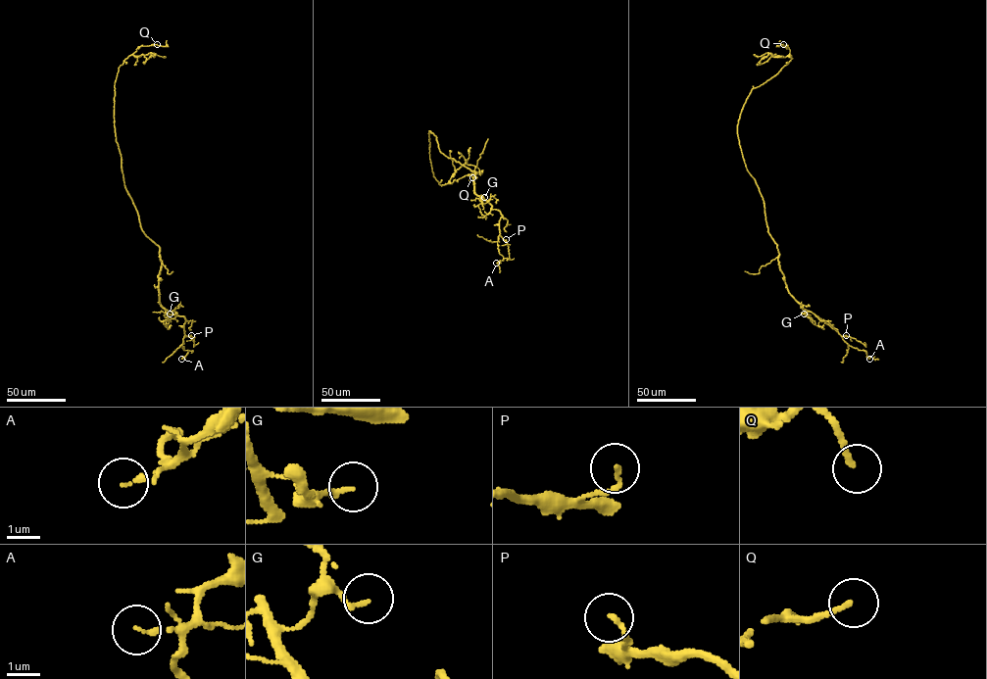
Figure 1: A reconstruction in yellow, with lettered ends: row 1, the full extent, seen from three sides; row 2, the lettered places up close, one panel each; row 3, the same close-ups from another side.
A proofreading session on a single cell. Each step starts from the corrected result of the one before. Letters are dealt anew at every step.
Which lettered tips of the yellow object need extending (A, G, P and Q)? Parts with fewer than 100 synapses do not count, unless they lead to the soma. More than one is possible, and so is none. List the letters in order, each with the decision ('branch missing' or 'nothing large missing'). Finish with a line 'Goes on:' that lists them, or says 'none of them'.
A: nothing large missing
G: nothing large missing
P: nothing large missing
Q: nothing large missing
Goes on: none of them

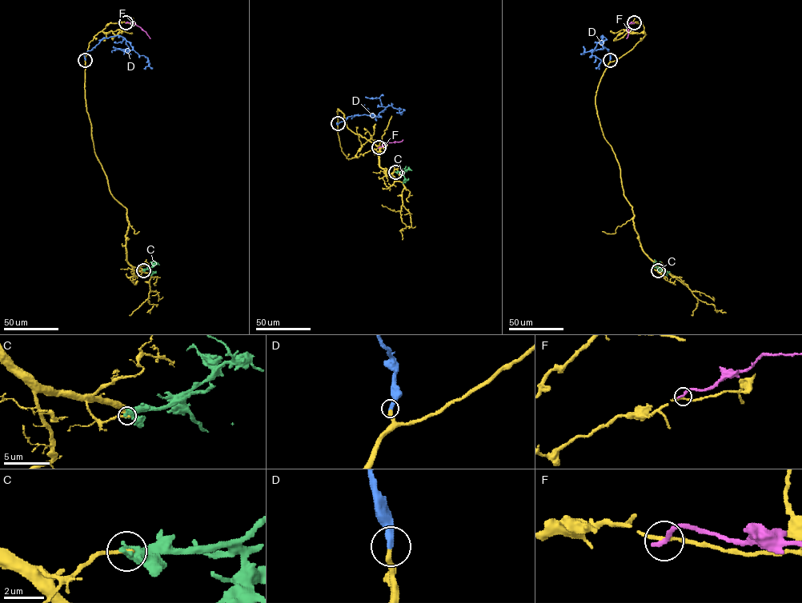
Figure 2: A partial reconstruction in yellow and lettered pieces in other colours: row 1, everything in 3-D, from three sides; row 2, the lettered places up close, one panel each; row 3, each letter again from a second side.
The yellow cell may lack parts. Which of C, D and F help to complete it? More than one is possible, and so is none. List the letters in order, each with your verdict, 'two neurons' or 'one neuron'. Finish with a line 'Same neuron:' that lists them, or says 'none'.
C: two neurons
D: one neuron
F: two neurons
Same neuron: D

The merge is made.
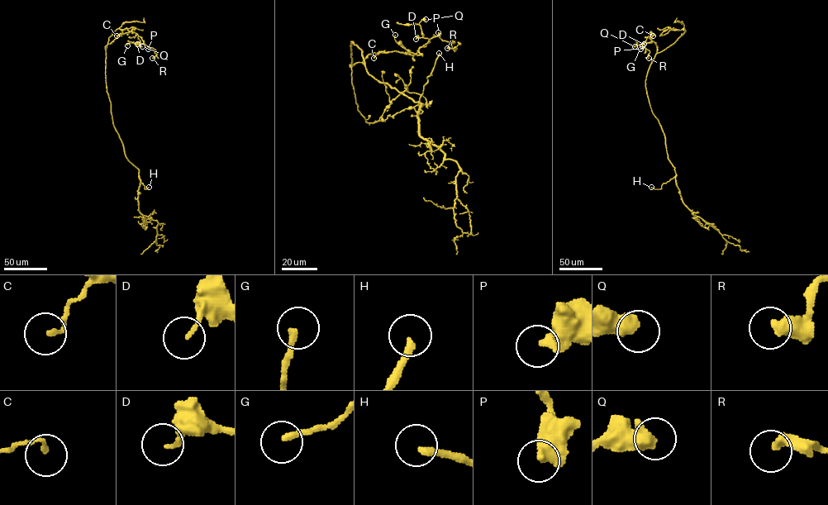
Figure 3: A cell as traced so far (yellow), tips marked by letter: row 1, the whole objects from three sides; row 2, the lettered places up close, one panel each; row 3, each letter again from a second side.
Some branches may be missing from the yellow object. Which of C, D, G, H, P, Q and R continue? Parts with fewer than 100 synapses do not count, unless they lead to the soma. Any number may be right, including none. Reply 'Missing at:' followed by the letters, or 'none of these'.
Missing at: H

